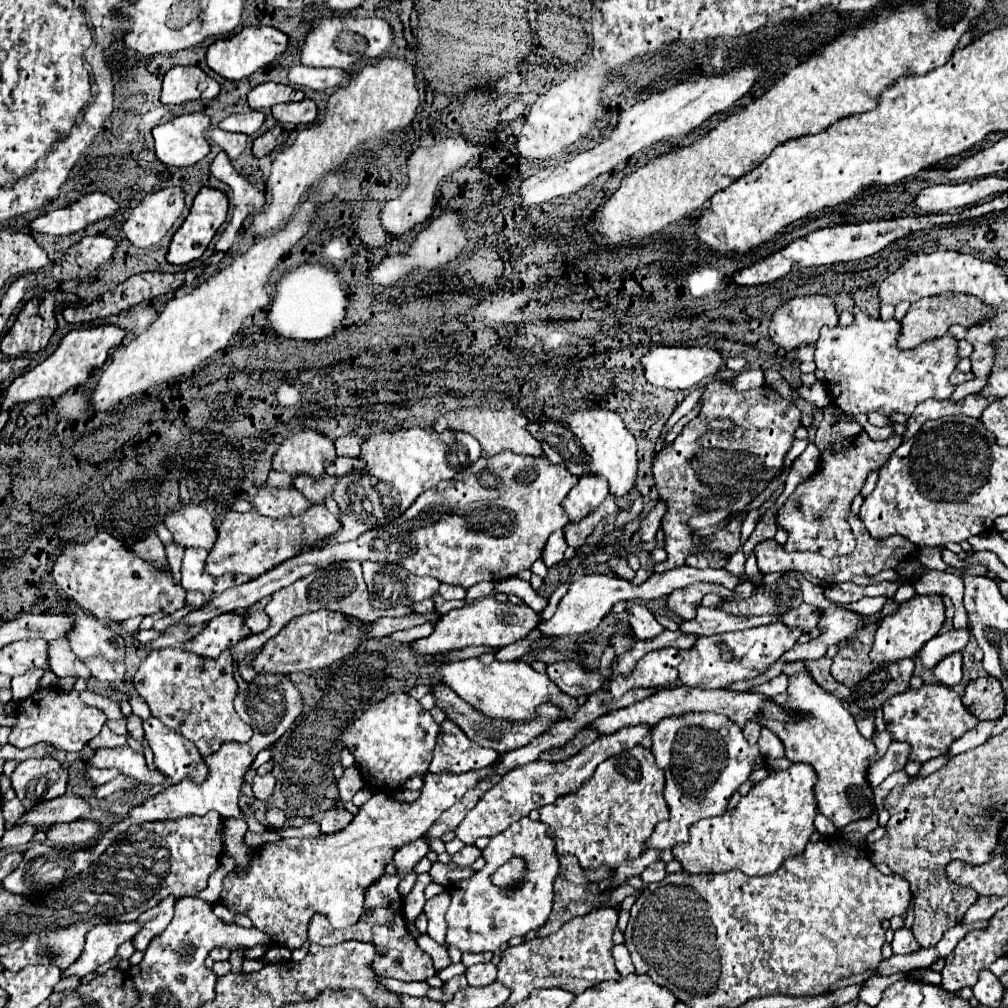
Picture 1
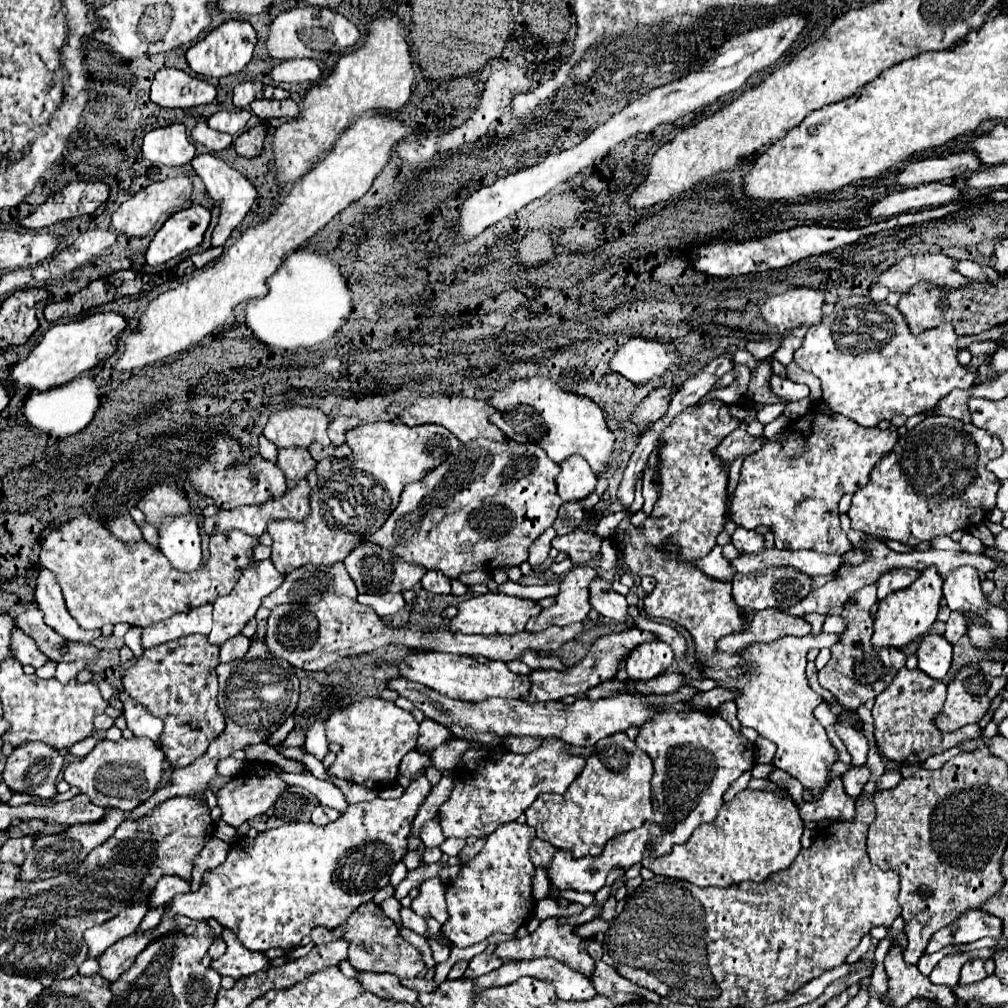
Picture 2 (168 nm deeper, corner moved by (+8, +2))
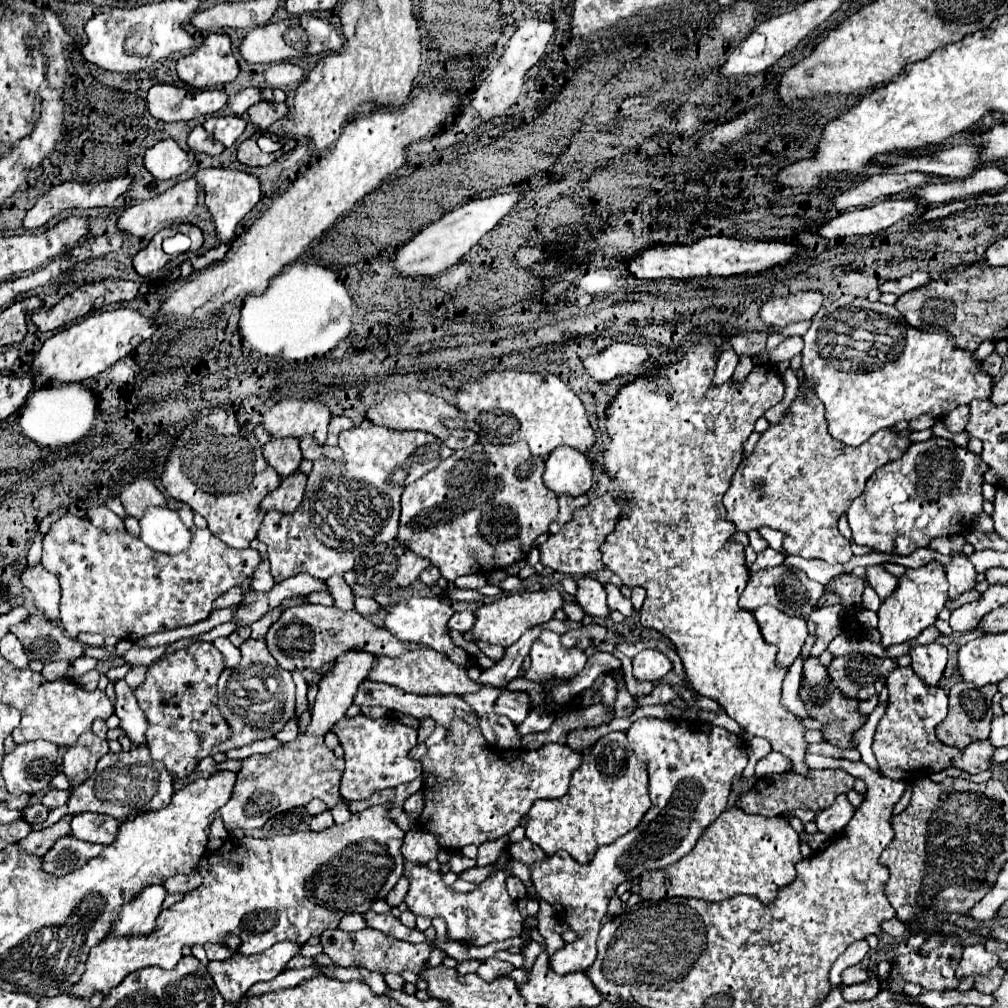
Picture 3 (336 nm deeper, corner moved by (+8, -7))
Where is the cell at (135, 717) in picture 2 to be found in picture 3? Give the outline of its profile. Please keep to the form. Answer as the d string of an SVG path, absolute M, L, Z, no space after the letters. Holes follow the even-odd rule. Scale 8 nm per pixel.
M125 680L115 682L115 692L117 692L117 706L115 714L121 720L121 728L129 736L129 740L135 746L145 746L145 732L147 732L147 718L143 716L143 710L139 708L133 690L125 684Z

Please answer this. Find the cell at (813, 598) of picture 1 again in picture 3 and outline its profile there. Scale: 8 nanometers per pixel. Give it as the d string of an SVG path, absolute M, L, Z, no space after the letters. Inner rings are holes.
M869 566L867 568L867 582L871 584L871 588L877 592L877 596L881 598L881 600L885 600L885 598L889 598L893 592L895 592L895 588L897 588L897 584L899 584L899 578L897 576L893 576L893 574L889 574L885 568L881 568L881 566Z

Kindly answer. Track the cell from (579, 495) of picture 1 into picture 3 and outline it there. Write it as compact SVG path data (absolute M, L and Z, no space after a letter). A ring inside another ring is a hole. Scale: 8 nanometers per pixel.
M557 448L545 460L543 480L557 496L583 496L591 488L593 472L585 454L575 448Z

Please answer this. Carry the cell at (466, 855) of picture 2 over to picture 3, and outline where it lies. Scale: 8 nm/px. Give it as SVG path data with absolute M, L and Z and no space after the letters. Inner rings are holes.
M509 836L481 844L477 852L477 866L491 866L497 860L499 852L505 850L507 846L509 846Z

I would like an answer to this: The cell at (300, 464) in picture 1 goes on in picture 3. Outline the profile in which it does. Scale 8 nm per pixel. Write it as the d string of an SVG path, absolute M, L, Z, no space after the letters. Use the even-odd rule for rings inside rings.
M283 398L279 404L275 404L271 410L265 412L263 426L273 438L303 438L305 434L313 436L317 444L325 444L327 440L327 426L331 422L329 408L321 402L313 400L297 400L297 398Z

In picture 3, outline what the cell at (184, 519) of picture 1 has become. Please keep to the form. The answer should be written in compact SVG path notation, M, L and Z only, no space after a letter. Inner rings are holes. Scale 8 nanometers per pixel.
M135 480L123 486L119 494L129 516L141 520L145 508L149 506L167 506L167 498L151 480Z

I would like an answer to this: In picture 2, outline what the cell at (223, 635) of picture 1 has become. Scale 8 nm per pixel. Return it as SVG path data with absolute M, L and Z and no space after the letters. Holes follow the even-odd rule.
M269 559L255 563L255 571L245 571L245 573L241 575L241 579L237 581L235 589L233 589L229 595L219 597L219 599L215 601L215 605L213 605L213 631L209 633L209 641L215 643L215 645L221 645L221 643L225 643L227 639L239 635L241 629L245 627L245 623L247 623L249 619L253 619L255 611L259 609L261 597L273 593L273 591L283 583L283 579L285 579L285 577L275 571L275 567L273 567L273 563L271 563Z

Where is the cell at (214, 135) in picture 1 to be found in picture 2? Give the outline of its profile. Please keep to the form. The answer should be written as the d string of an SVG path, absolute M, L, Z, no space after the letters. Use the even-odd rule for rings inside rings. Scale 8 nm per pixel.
M199 121L199 123L193 127L191 137L193 137L193 141L205 145L209 151L223 151L223 149L229 147L231 141L233 141L231 135L219 133L219 131L211 129L205 121Z

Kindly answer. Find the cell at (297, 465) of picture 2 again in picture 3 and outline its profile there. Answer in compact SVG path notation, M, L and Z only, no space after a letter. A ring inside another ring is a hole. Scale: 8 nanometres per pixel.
M273 438L263 448L263 456L265 456L265 460L269 460L269 464L277 470L277 474L281 478L291 476L291 472L297 472L301 466L301 460L303 460L299 440L295 440L295 438L283 438L283 440Z

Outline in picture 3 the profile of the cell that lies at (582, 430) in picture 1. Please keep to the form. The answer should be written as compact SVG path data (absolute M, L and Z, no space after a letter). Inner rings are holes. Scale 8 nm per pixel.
M493 372L481 380L465 384L455 398L455 406L465 414L459 424L489 436L493 444L525 440L531 454L547 458L555 448L571 446L587 454L595 444L595 430L579 396L549 372Z

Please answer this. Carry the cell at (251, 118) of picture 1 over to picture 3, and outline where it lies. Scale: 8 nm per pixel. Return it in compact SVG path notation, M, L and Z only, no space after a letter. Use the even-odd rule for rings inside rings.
M213 116L203 122L203 128L219 142L223 142L227 148L233 146L233 142L243 134L245 120L239 116Z

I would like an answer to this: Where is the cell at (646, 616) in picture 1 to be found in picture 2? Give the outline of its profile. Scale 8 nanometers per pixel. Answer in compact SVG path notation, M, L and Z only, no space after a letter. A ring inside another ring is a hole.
M595 577L589 583L589 603L591 607L605 617L611 617L615 621L627 619L627 601L623 595L615 593L611 589L611 583L603 577Z

